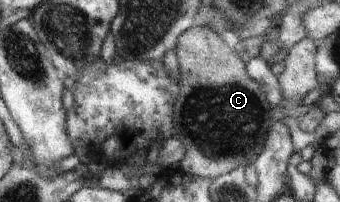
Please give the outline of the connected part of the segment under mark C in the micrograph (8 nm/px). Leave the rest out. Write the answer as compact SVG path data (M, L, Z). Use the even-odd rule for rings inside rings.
M203 25L193 26L183 32L174 51L179 59L180 78L179 94L171 110L171 118L175 124L173 137L185 147L179 170L210 180L231 173L237 168L253 165L263 152L265 138L269 134L269 128L273 126L273 121L271 105L267 102L262 87L248 76L246 63L240 60L232 43Z

